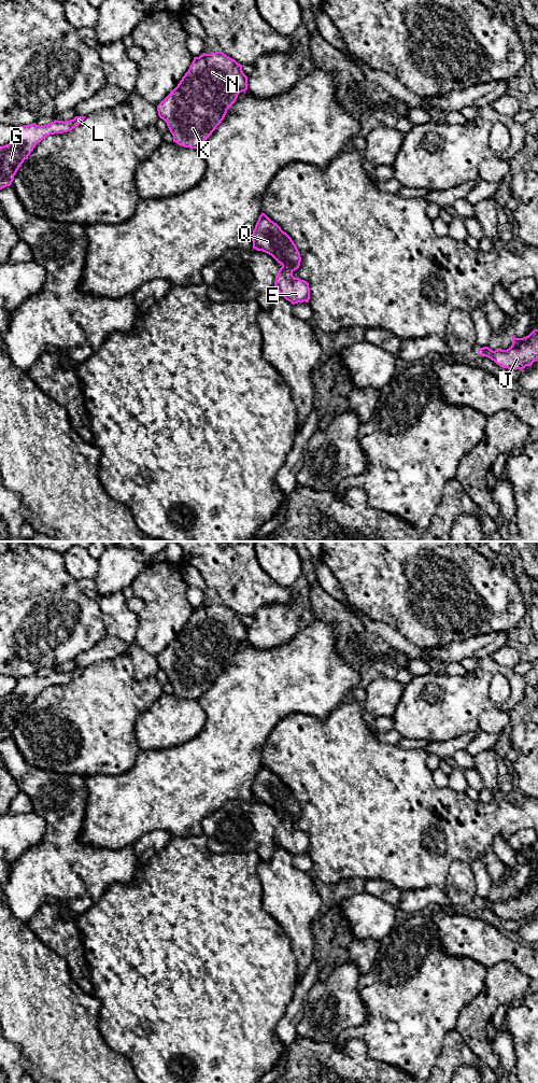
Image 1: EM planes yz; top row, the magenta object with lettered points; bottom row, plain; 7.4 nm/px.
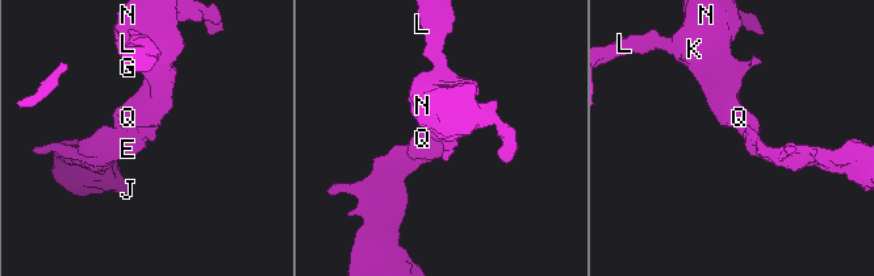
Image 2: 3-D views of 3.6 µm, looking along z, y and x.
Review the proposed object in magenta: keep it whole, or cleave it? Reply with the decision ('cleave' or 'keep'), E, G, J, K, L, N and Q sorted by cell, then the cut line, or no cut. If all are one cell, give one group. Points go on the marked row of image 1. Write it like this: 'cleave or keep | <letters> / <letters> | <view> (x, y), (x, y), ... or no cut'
keep | E G J K L N Q | no cut

